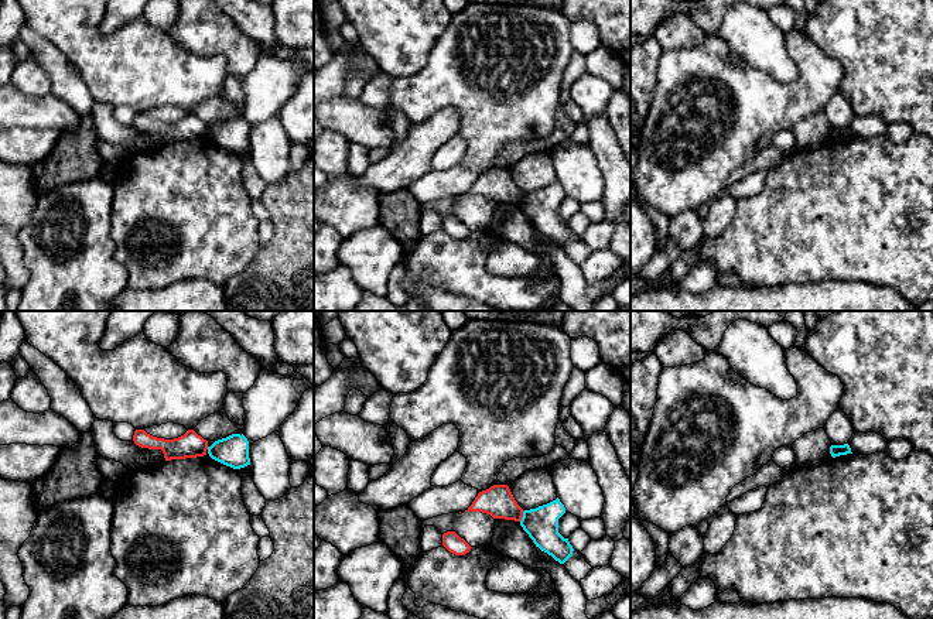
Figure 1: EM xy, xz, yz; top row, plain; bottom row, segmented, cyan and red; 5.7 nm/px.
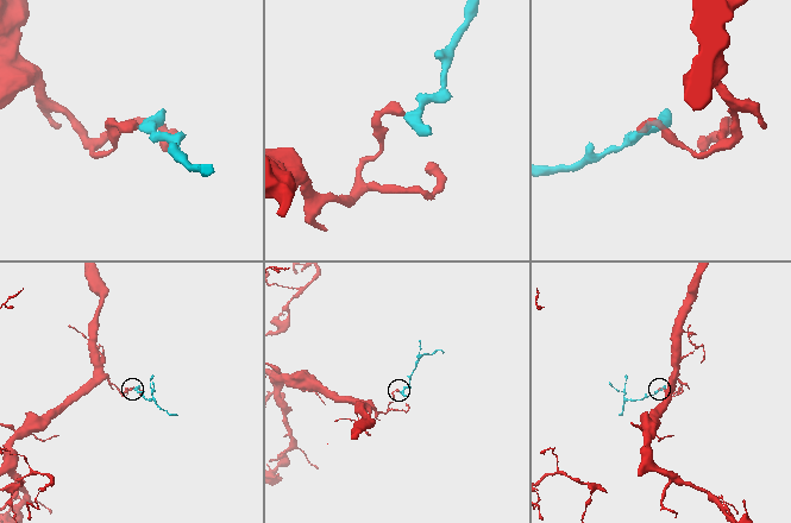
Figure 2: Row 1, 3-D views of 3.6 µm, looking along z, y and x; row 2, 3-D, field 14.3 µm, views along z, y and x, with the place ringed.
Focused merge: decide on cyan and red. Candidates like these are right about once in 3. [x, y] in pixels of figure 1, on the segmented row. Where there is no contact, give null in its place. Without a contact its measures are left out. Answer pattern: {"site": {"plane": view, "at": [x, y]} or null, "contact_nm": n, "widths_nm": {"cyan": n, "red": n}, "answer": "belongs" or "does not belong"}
{"site": {"plane": "xz", "at": [523, 516]}, "contact_nm": 70, "widths_nm": {"cyan": 190, "red": 180}, "answer": "does not belong"}

